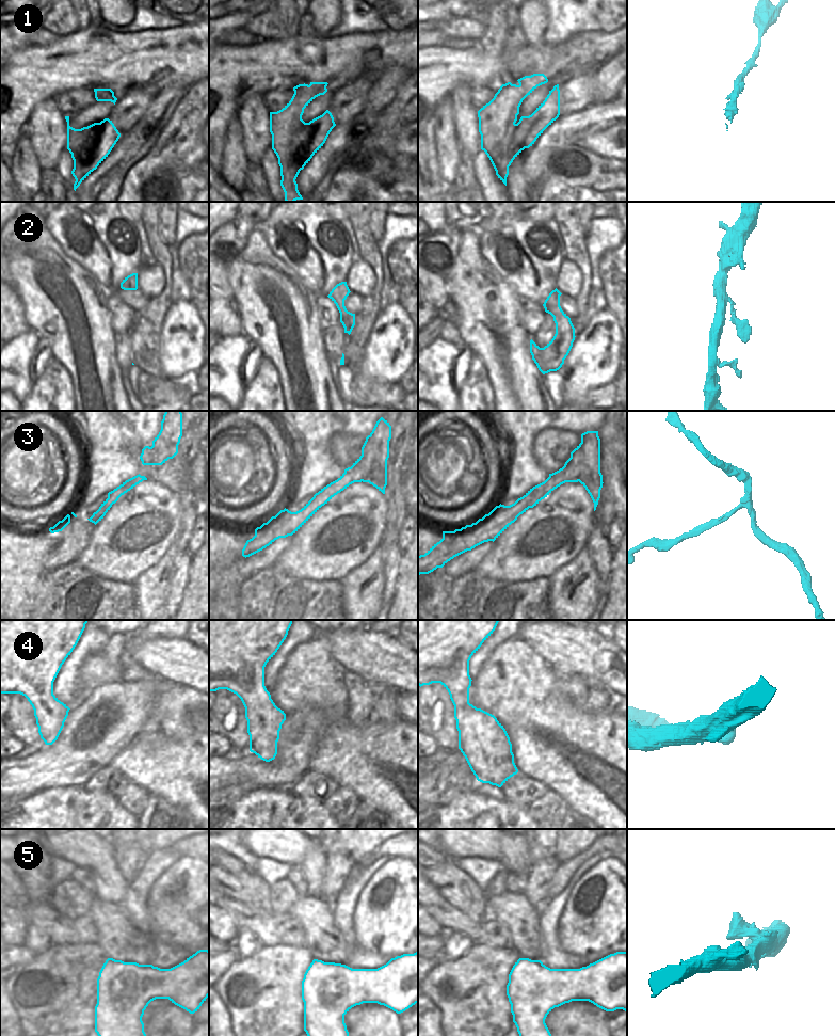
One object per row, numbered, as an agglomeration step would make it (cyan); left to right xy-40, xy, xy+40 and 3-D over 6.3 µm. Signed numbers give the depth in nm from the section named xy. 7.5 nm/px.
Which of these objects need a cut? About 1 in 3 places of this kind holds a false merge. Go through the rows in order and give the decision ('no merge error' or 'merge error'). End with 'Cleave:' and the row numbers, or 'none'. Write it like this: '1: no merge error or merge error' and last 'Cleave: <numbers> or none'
1: merge error
2: no merge error
3: merge error
4: no merge error
5: no merge error
Cleave: 1, 3

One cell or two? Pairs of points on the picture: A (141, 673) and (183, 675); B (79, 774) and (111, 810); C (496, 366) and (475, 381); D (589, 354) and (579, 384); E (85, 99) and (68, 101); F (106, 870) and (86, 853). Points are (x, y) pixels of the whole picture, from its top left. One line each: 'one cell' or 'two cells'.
A: two cells
B: two cells
C: two cells
D: one cell
E: one cell
F: two cells

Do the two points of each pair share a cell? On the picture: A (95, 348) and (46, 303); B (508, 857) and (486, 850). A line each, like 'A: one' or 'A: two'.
A: one
B: two

